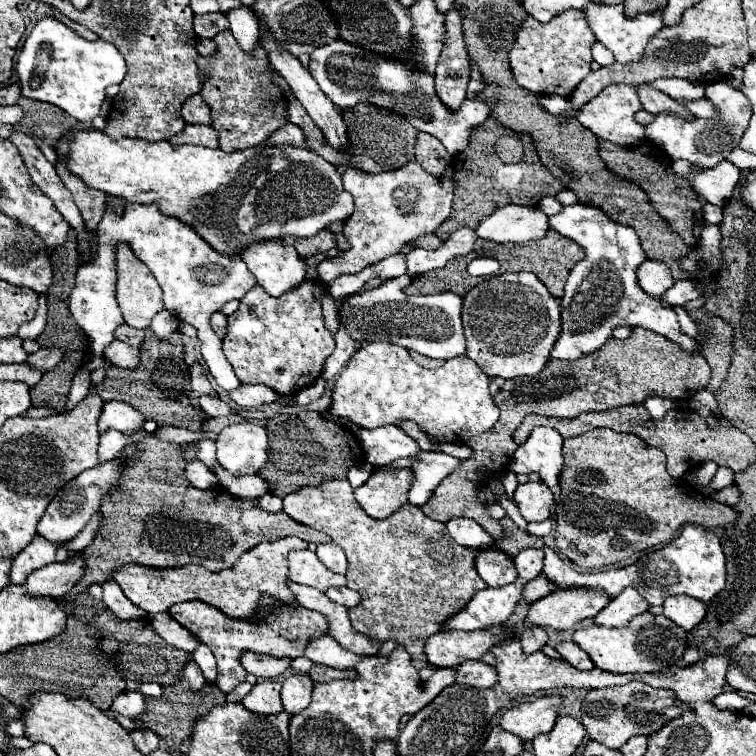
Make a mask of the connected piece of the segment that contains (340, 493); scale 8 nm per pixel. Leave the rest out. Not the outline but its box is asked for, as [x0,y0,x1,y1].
[284,480,486,670]

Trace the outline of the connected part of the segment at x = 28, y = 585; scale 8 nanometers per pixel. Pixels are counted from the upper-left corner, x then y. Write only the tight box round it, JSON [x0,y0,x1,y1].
[24,556,82,598]

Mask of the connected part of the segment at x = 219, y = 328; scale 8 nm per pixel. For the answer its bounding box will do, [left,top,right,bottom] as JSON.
[210,312,226,338]

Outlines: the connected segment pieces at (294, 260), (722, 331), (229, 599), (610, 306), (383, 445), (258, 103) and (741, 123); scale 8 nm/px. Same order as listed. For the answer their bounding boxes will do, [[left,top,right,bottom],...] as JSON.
[[242,242,304,296],[688,308,732,392],[114,536,308,618],[548,204,700,360],[358,426,422,468],[196,30,288,152],[646,80,750,168]]

